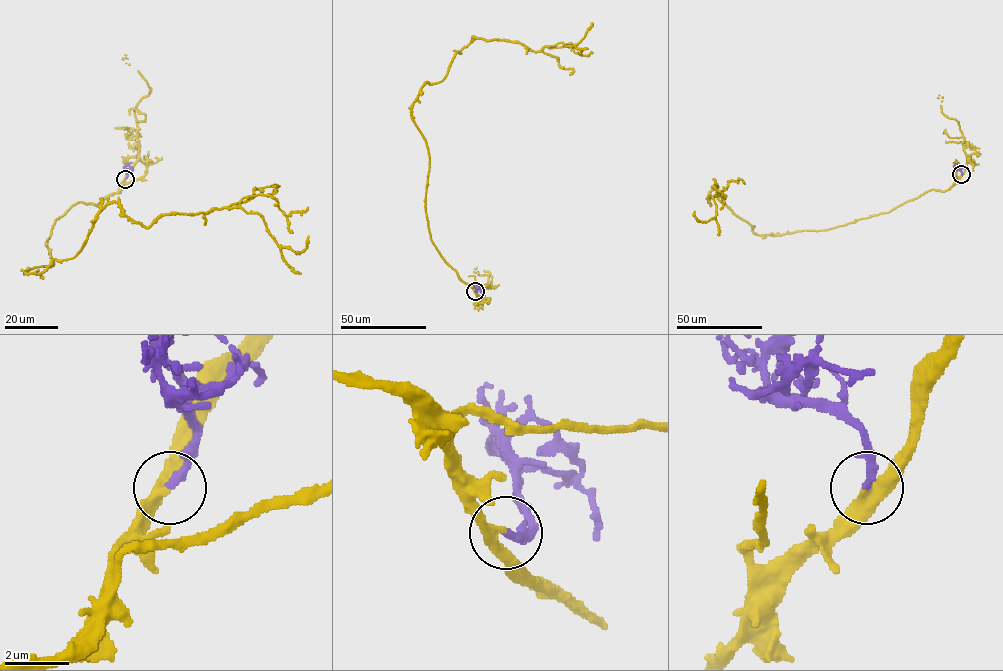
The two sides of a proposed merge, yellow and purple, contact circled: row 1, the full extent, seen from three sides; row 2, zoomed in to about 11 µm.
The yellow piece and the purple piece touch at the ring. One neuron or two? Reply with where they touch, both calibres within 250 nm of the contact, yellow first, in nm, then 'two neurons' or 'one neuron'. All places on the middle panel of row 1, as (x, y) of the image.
at (475, 291); 360 nm thick on the yellow side, 240 nm on the other; one neuron

